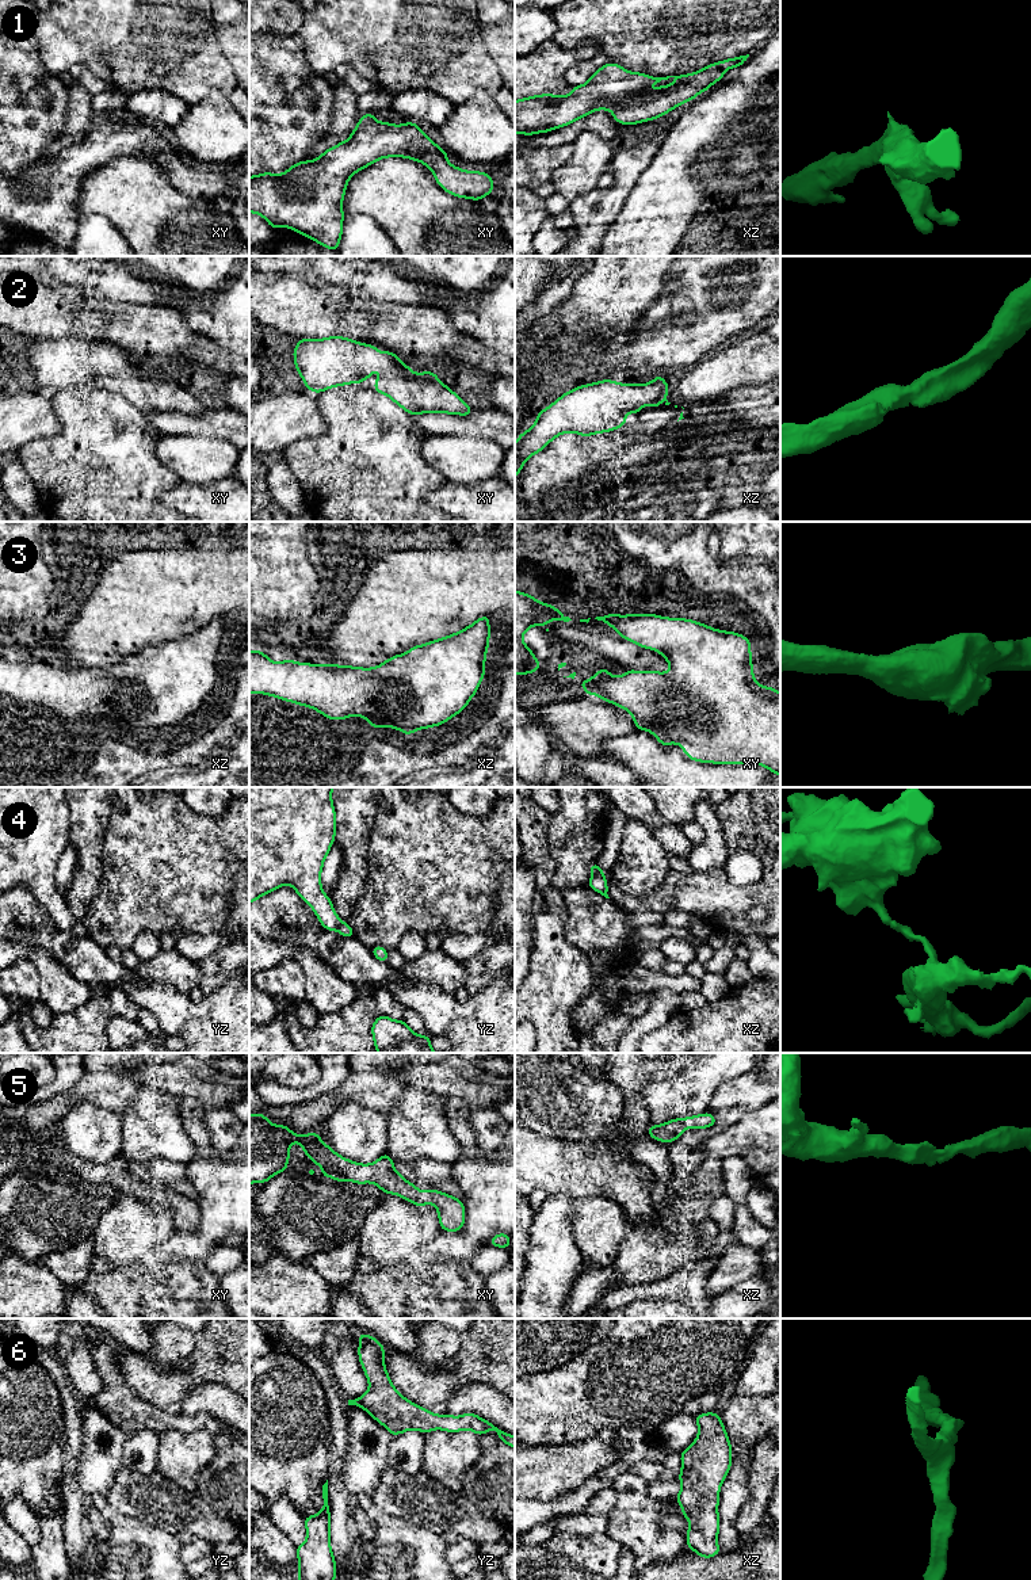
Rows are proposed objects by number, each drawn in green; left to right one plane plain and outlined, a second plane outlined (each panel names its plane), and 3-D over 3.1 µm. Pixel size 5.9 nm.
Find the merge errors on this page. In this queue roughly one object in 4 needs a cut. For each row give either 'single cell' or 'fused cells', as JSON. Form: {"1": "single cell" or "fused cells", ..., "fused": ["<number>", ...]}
{"1": "single cell", "2": "single cell", "3": "single cell", "4": "fused cells", "5": "single cell", "6": "single cell", "fused": ["4"]}

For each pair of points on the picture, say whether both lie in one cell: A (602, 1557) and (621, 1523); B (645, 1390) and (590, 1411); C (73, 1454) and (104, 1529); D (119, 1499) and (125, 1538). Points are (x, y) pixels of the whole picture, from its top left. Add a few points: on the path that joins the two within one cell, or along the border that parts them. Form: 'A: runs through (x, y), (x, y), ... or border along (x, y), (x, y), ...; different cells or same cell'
A: border along (607, 1531), (623, 1548); different cells
B: runs through (632, 1390), (613, 1390), (603, 1397); same cell
C: border along (84, 1506), (84, 1516), (94, 1537); different cells
D: border along (104, 1496), (122, 1514), (152, 1526); different cells

